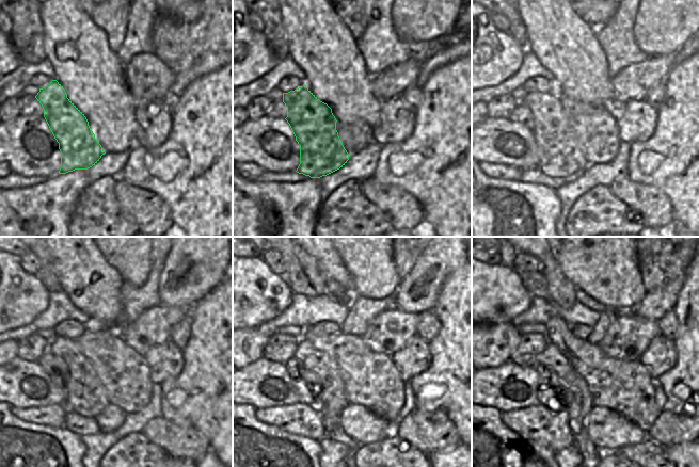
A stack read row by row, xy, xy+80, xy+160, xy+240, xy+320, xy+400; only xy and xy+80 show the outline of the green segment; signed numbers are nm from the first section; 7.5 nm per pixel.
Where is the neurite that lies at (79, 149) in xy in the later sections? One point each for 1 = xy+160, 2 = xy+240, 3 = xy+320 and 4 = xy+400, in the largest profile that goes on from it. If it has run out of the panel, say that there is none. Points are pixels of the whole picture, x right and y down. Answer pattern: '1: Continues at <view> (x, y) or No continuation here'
1: Continues at xy+160 (561, 155)
2: Continues at xy+240 (84, 395)
3: Continues at xy+320 (333, 399)
4: Continues at xy+400 (552, 357)

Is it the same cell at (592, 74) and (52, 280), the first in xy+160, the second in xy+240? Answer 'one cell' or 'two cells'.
two cells

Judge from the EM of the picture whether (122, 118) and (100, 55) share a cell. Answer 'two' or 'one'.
one

